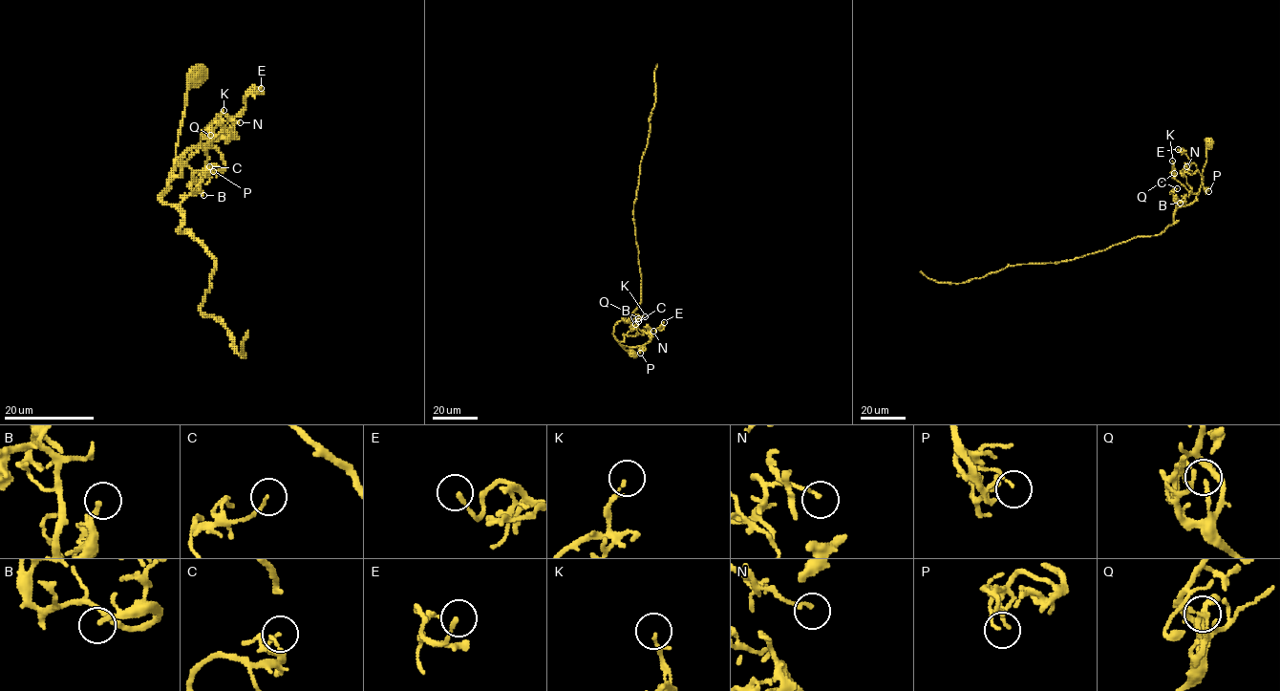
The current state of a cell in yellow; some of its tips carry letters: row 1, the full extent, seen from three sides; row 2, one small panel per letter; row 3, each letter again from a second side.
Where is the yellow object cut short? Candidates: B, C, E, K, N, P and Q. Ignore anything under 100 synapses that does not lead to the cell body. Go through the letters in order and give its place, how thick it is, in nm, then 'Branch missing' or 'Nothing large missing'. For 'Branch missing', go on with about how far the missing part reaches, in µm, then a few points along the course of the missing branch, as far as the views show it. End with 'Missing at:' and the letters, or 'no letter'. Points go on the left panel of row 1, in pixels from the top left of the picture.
B: Place: (203, 195). Thickness 130 nm. Nothing large missing
C: Place: (209, 166). Thickness 100 nm. Nothing large missing
E: Place: (261, 88). Thickness 160 nm. Nothing large missing
K: Place: (224, 110). Thickness 110 nm. Nothing large missing
N: Place: (240, 122). Thickness 150 nm. Nothing large missing
P: Place: (213, 171). Thickness 100 nm. Nothing large missing
Q: Place: (210, 135). Thickness 190 nm. Nothing large missing
Missing at: no letter

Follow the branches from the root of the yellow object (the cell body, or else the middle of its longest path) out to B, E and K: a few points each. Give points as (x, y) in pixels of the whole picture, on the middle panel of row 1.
B: (631, 354), (616, 339), (614, 328), (619, 321), (627, 319), (630, 321), (631, 330), (635, 324)
E: (631, 354), (621, 345), (644, 345), (664, 322)
K: (631, 354), (620, 343), (624, 335), (636, 334), (636, 318), (645, 316)

